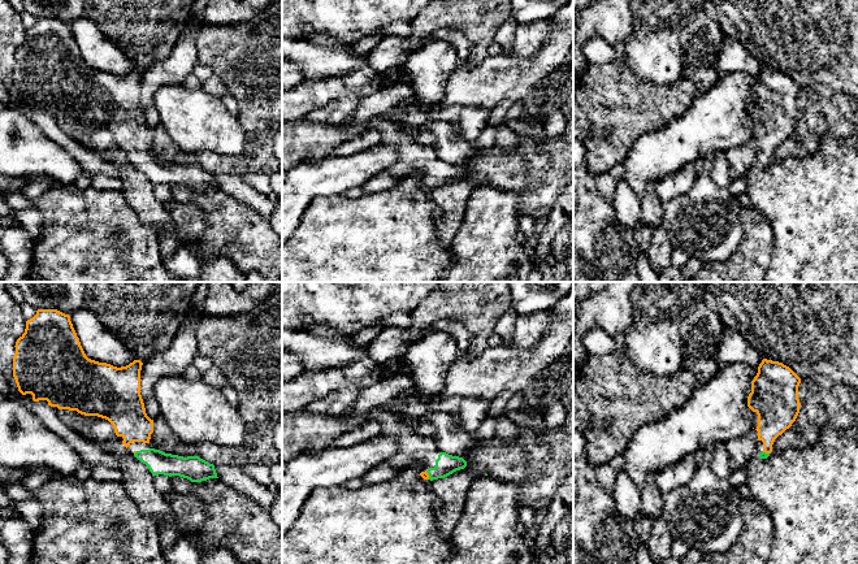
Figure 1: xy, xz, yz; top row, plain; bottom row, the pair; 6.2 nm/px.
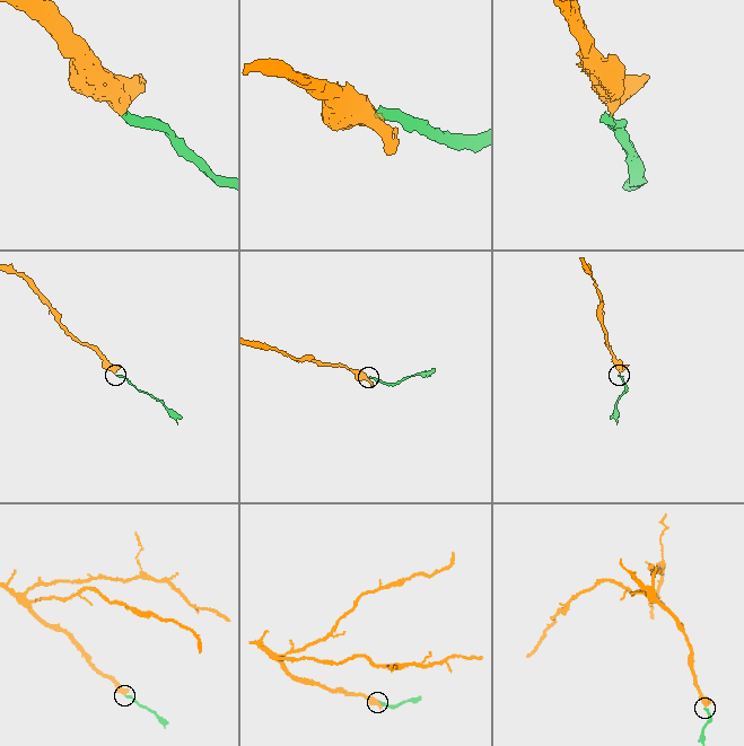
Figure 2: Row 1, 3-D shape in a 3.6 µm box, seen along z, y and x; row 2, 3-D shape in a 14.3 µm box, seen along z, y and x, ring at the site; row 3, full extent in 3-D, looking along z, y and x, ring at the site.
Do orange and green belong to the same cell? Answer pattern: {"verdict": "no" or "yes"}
{"verdict": "yes"}

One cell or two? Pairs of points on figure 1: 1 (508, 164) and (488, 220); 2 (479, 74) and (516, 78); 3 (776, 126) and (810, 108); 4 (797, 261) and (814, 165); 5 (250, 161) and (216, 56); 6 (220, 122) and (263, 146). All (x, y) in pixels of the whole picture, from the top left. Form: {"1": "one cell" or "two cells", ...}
{"1": "two cells", "2": "one cell", "3": "two cells", "4": "one cell", "5": "one cell", "6": "two cells"}

